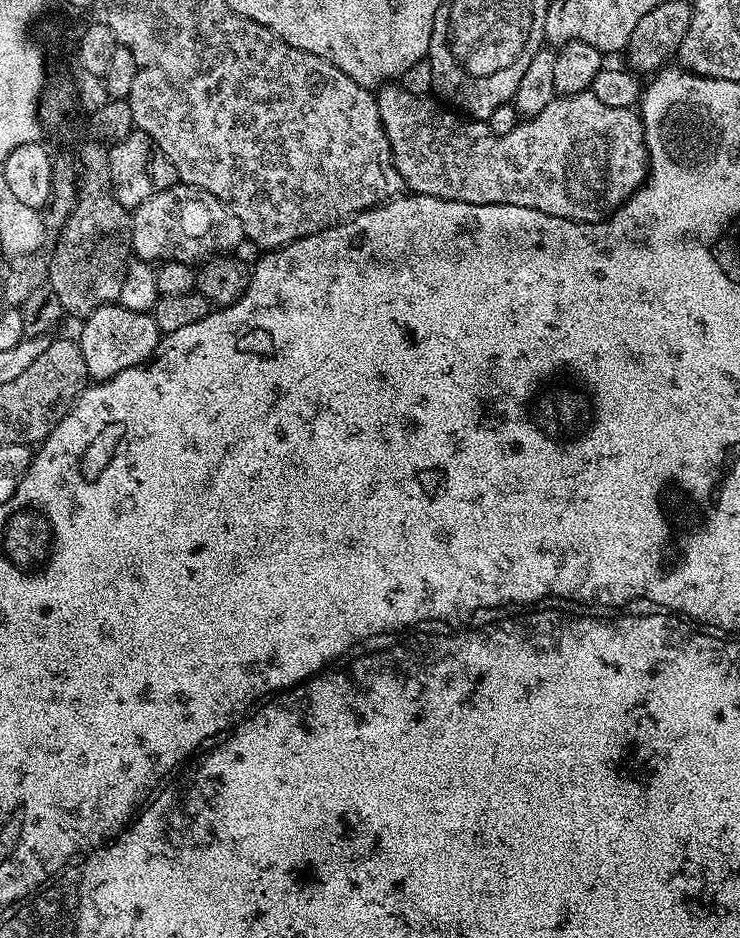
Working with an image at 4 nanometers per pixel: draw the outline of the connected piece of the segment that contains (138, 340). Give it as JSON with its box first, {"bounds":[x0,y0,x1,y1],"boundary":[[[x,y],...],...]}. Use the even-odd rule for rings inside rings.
{"bounds":[78,303,161,382],"boundary":[[[120,303],[98,306],[89,316],[83,317],[78,335],[82,358],[86,358],[86,370],[93,381],[103,382],[130,370],[139,364],[147,364],[160,345],[161,330],[151,312],[126,310]]]}

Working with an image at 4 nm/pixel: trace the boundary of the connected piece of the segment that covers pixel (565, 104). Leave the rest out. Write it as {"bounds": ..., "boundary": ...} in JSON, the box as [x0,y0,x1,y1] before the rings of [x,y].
{"bounds":[376,82,649,224],"boundary":[[[396,82],[385,83],[379,89],[376,101],[378,102],[378,110],[382,118],[382,126],[386,130],[388,141],[390,142],[392,161],[396,163],[396,169],[402,174],[405,185],[413,193],[421,196],[437,196],[443,200],[470,202],[471,204],[522,206],[523,208],[542,210],[542,214],[550,214],[554,218],[576,220],[580,224],[595,224],[601,220],[608,219],[612,213],[621,208],[643,186],[648,178],[649,145],[645,141],[644,123],[640,121],[639,115],[631,108],[615,108],[614,106],[606,106],[606,102],[598,102],[598,98],[591,90],[579,92],[573,96],[557,95],[556,99],[550,102],[550,106],[546,106],[546,110],[542,110],[542,114],[521,119],[519,126],[514,130],[510,130],[510,134],[505,136],[495,136],[485,121],[468,119],[452,110],[443,112],[440,109],[442,104],[439,99],[433,98],[431,95],[415,96],[410,94],[410,90],[401,88],[399,83]]]}

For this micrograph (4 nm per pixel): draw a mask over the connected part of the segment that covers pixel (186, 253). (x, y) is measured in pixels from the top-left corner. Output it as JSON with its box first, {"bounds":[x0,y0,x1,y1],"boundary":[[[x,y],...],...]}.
{"bounds":[131,182,245,265],"boundary":[[[177,182],[172,188],[154,194],[142,206],[138,206],[131,213],[132,218],[132,256],[138,260],[149,262],[186,262],[195,265],[210,256],[231,253],[245,237],[244,227],[240,219],[231,212],[214,194],[201,188],[195,188],[183,182]]]}

